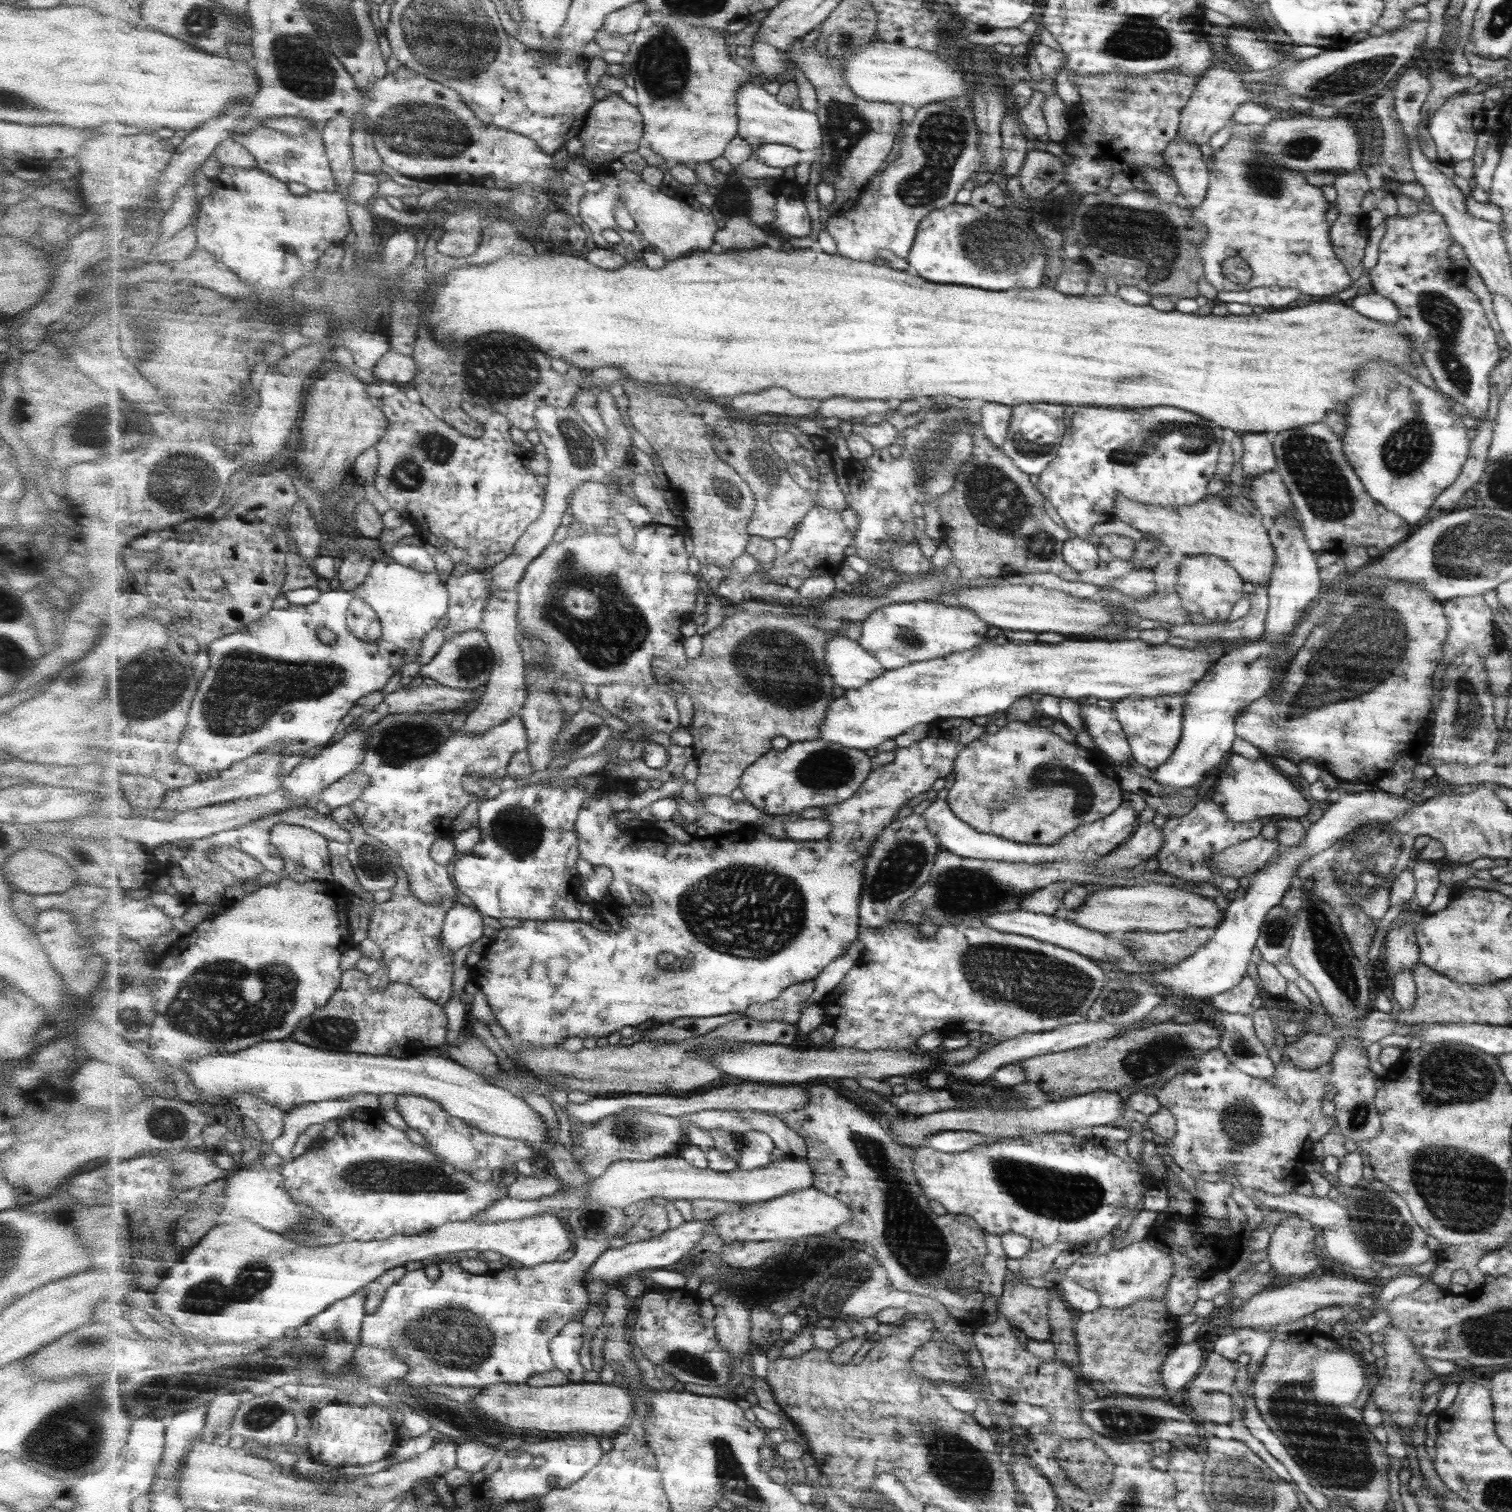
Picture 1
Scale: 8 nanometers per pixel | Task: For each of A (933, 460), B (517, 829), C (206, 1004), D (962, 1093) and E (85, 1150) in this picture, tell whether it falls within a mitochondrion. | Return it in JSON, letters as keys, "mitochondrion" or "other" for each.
{"A":"mitochondrion","B":"mitochondrion","C":"mitochondrion","D":"mitochondrion","E":"other"}

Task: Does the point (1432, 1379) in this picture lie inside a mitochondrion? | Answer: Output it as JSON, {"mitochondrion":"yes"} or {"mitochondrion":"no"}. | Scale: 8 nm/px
{"mitochondrion":"no"}

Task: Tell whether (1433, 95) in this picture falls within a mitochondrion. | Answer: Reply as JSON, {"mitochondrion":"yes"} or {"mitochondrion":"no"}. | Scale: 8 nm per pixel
{"mitochondrion":"no"}

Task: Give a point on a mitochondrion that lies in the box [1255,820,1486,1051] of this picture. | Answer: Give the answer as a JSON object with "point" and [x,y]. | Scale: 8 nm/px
{"point":[1360,870]}

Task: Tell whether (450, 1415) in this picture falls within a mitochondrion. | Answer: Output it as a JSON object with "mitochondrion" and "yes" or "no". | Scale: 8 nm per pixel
{"mitochondrion":"yes"}

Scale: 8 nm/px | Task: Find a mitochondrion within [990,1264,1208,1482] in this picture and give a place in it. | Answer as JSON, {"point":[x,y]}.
{"point":[1126,1424]}

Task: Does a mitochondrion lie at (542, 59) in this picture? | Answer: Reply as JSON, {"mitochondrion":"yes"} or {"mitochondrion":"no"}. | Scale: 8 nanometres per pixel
{"mitochondrion":"no"}

